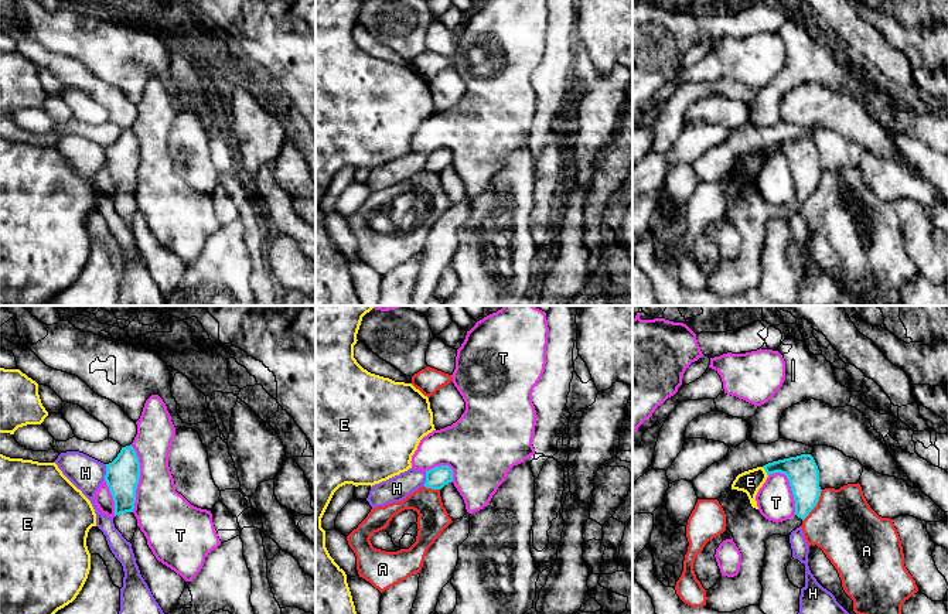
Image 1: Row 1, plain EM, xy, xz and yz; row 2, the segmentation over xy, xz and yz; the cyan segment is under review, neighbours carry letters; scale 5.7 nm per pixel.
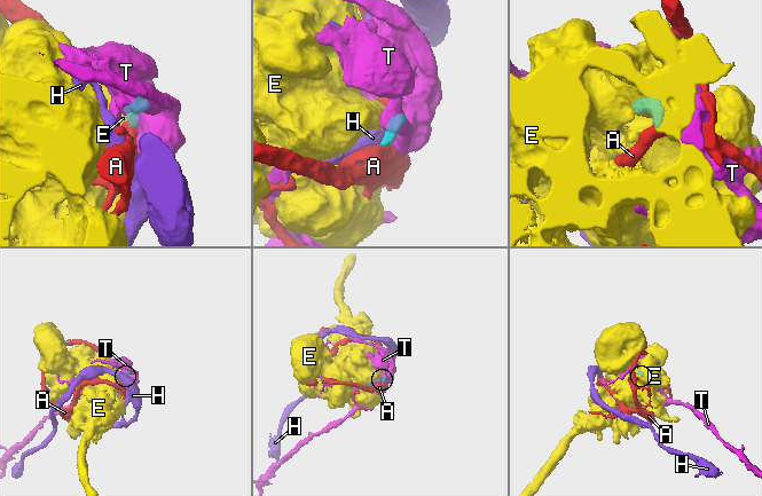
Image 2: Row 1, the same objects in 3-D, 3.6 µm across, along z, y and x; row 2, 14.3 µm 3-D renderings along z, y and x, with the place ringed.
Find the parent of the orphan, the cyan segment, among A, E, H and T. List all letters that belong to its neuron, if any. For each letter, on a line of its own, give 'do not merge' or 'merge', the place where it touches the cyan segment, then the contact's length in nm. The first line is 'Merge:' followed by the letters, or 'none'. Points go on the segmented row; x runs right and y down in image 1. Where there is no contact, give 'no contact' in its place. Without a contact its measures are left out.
Merge: none
A: do not merge; meets cyan in yz at (815, 505); contact 220 nm long
E: do not merge; meets cyan in yz at (766, 471); contact 70 nm long
H: do not merge; meets cyan in xy at (106, 473); contact 100 nm long
T: do not merge; meets cyan in xy at (139, 477); contact 380 nm long

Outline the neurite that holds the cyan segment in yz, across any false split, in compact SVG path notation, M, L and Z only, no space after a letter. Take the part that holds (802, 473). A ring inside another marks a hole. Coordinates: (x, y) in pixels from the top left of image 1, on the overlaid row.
M811 454L773 461L763 468L767 475L775 473L787 475L795 501L795 515L775 523L751 506L746 492L732 488L722 492L717 501L726 514L726 529L733 533L733 542L741 553L741 564L737 576L722 576L712 589L706 590L706 607L719 613L760 604L765 540L773 535L790 538L821 497L819 470Z

